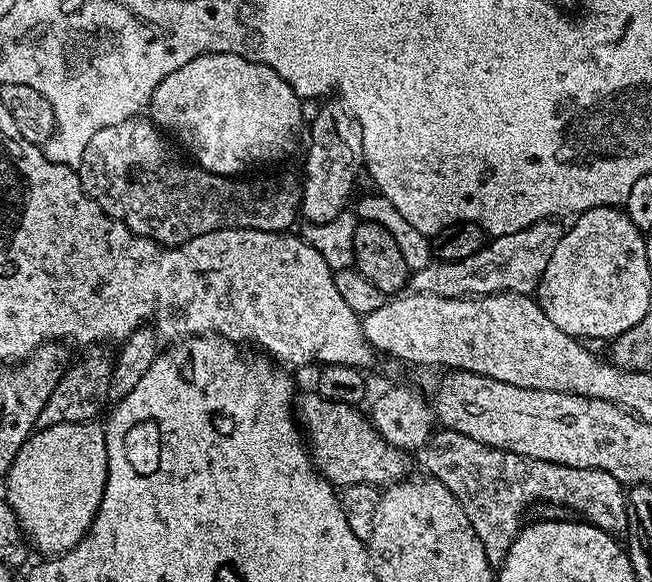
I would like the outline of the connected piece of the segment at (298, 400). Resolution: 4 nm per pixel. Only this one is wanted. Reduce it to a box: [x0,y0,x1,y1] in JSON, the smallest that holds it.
[294,390,409,490]

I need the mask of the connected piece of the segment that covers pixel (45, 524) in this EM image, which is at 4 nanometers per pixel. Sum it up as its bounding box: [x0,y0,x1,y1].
[5,421,108,556]

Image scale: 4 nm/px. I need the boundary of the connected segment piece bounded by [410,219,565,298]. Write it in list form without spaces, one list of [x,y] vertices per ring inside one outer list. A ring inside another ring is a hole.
[[[555,219],[540,220],[514,234],[489,239],[477,252],[470,254],[470,258],[431,262],[424,269],[411,273],[411,291],[442,298],[489,296],[499,292],[517,292],[523,296],[535,293],[550,256],[565,233],[565,229],[556,224],[559,223]]]

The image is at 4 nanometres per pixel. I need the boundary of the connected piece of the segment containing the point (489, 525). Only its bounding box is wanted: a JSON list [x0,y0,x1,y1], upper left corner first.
[422,430,628,545]

